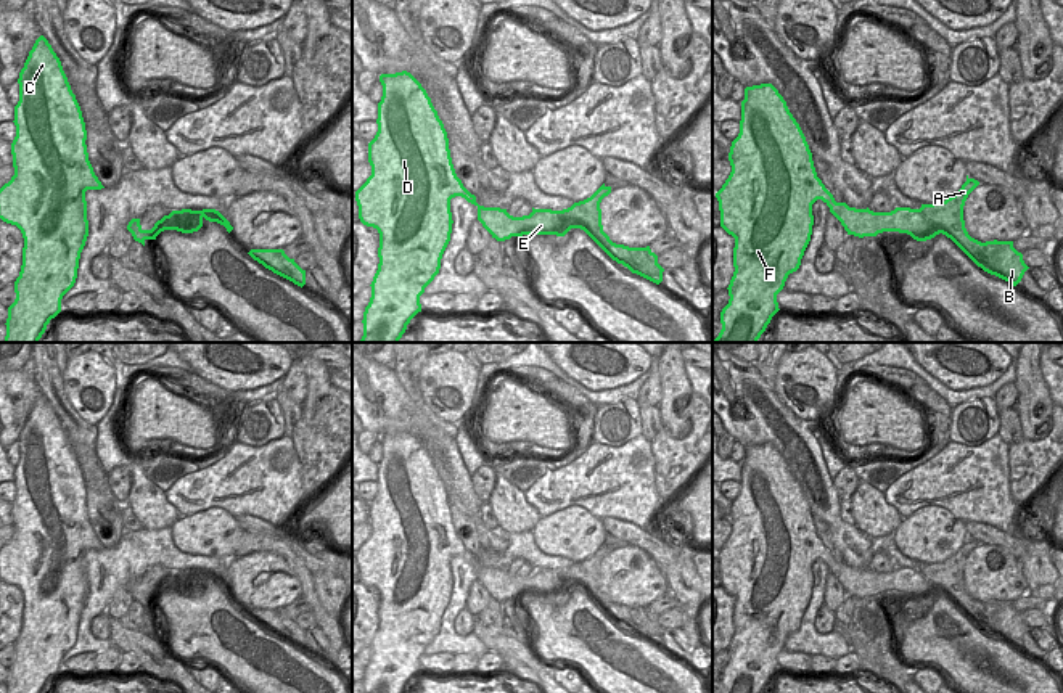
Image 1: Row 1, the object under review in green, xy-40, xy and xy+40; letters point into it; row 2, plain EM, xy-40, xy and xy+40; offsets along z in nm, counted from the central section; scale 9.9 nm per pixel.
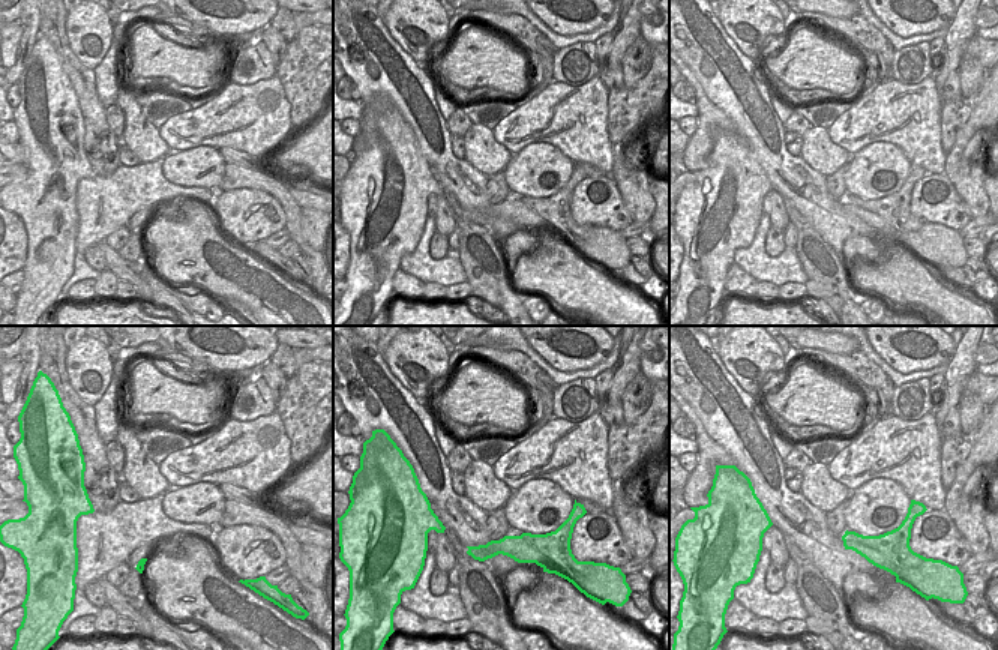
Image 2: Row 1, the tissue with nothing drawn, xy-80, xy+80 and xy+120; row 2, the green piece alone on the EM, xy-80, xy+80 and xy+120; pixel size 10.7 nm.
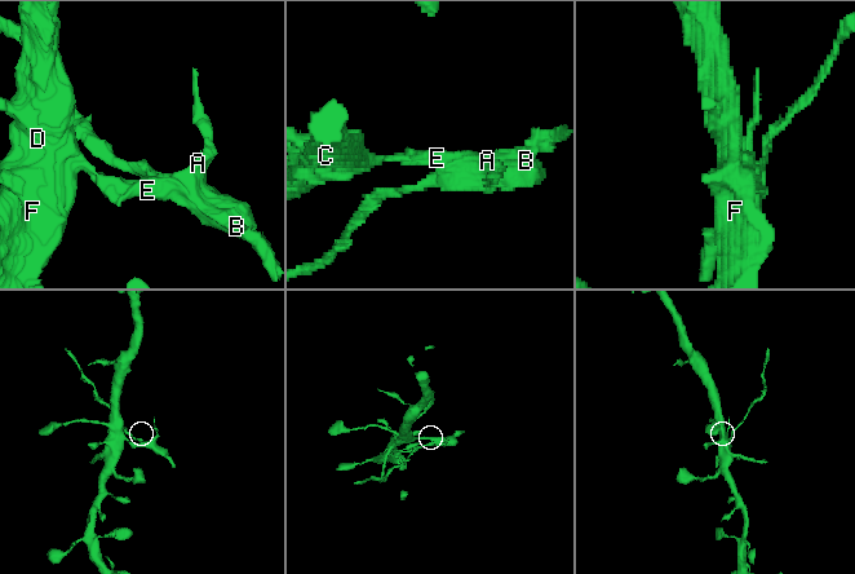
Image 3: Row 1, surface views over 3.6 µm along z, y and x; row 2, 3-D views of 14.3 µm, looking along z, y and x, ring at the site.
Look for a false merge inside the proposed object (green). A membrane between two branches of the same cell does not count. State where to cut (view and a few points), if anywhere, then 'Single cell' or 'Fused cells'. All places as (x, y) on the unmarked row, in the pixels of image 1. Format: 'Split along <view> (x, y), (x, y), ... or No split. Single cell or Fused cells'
Split along xy+40 (846, 565), (835, 576). Fused cells.

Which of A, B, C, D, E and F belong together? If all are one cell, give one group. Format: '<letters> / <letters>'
A B E / C D F

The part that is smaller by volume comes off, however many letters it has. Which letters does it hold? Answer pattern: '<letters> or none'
A, B, E.

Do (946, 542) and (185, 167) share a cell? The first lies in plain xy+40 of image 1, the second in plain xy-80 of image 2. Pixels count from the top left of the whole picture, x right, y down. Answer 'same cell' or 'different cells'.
same cell

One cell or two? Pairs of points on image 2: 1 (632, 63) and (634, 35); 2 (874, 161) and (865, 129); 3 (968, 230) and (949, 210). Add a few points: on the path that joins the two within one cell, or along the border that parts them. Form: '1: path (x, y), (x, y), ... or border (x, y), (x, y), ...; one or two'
1: path (634, 56), (634, 42); one
2: border (902, 150), (890, 143), (872, 141), (851, 155); two
3: border (973, 218), (958, 230); two

